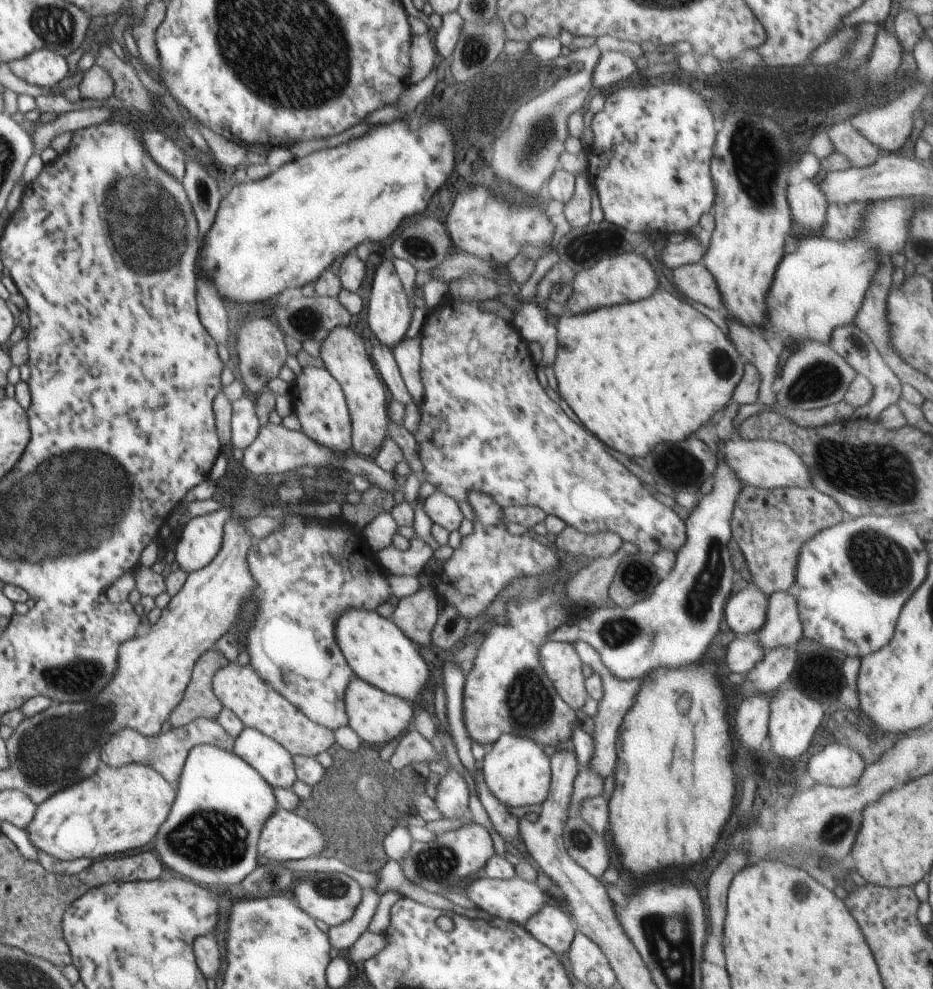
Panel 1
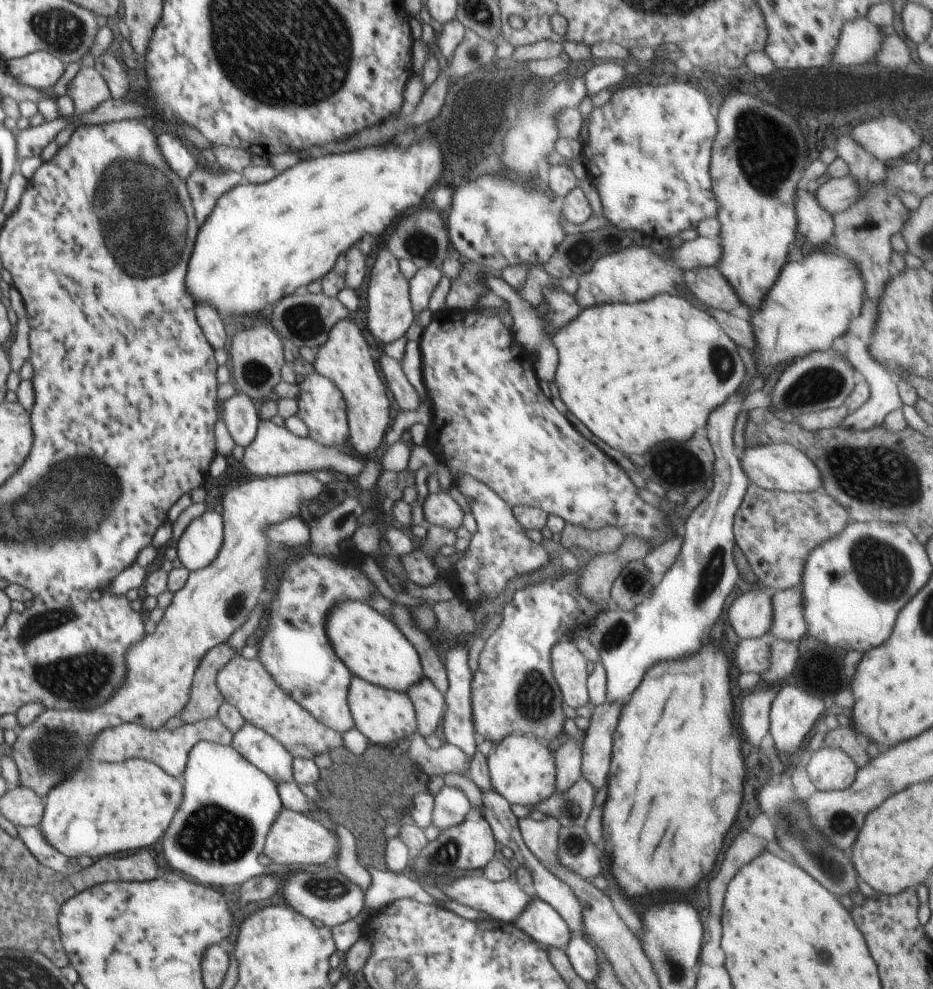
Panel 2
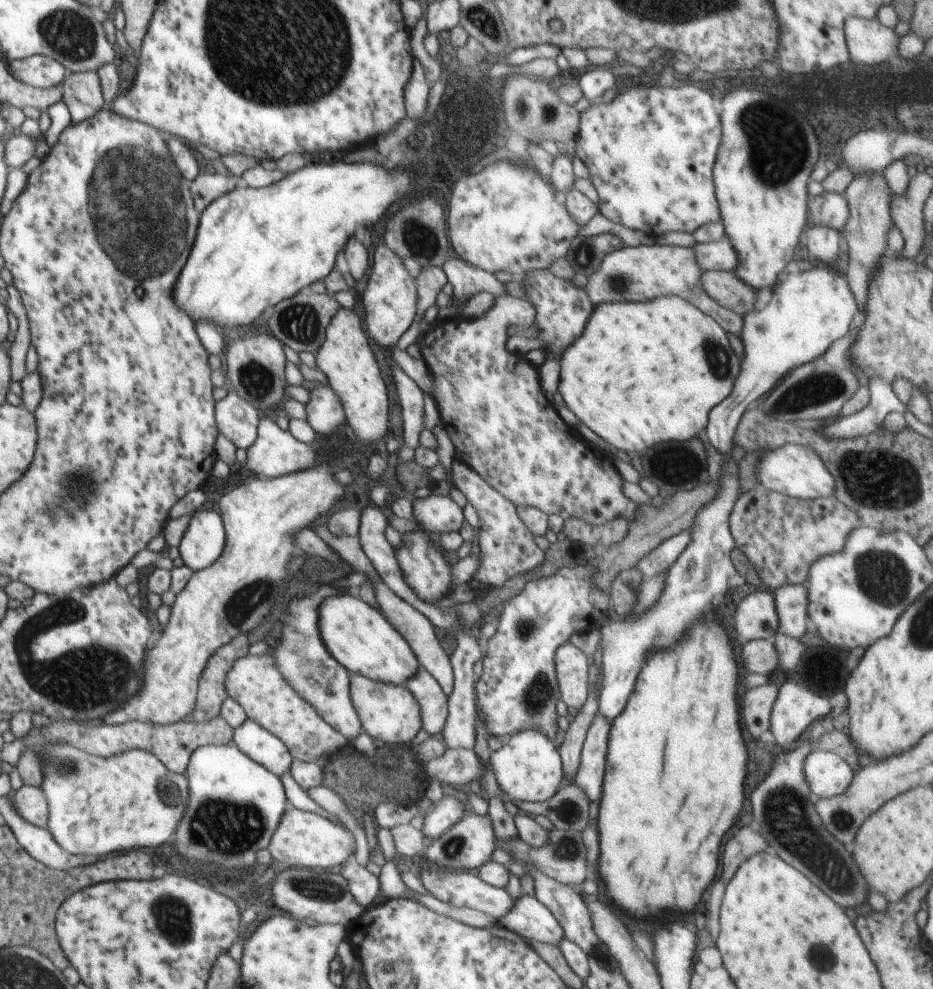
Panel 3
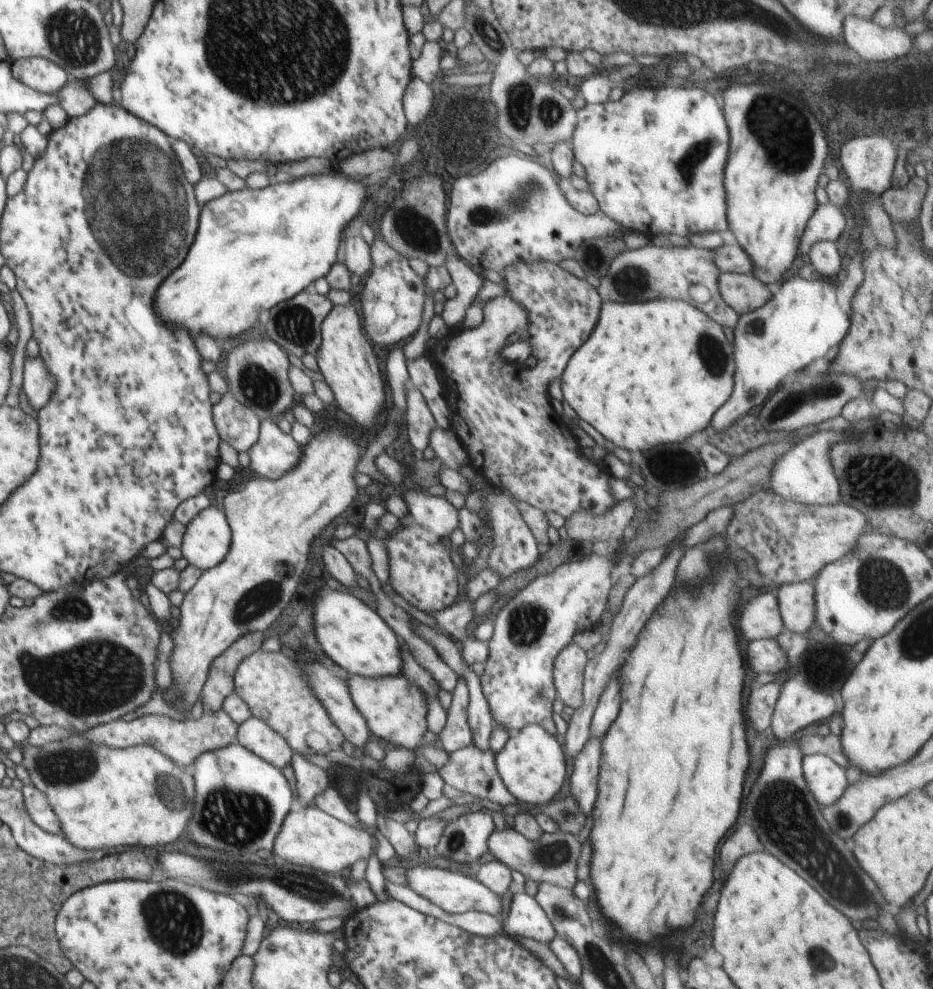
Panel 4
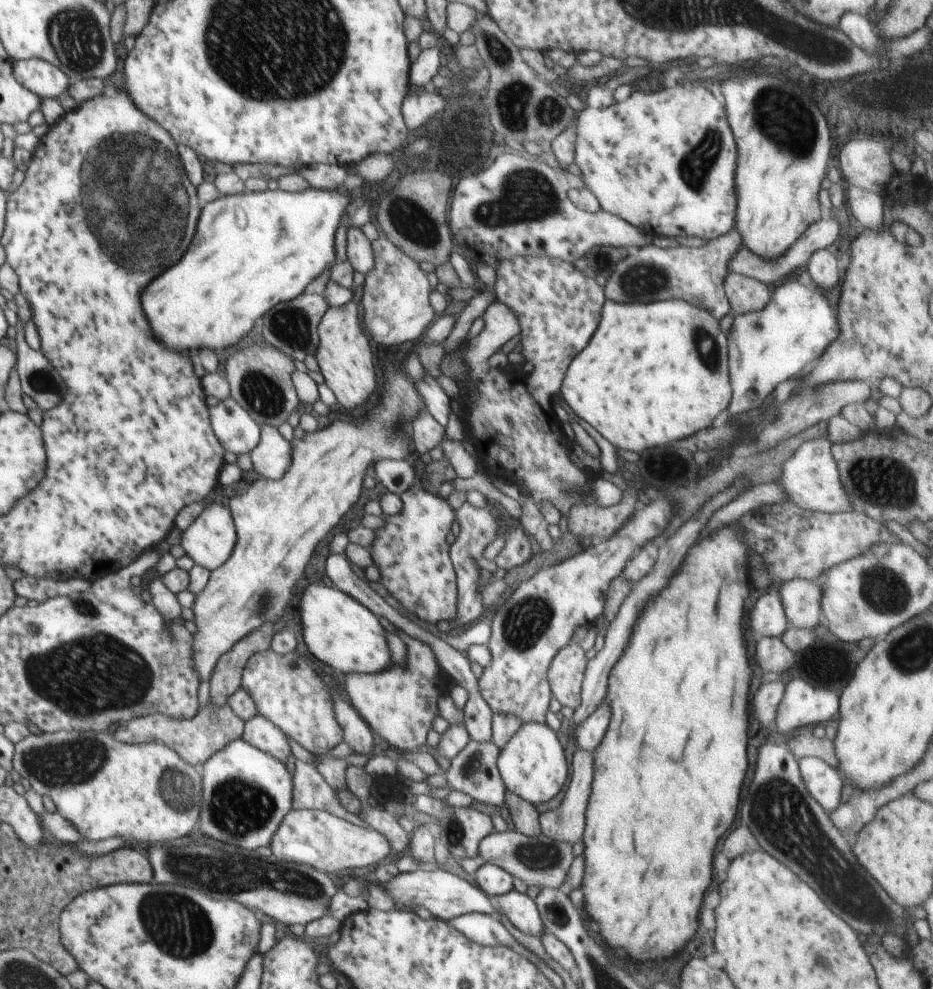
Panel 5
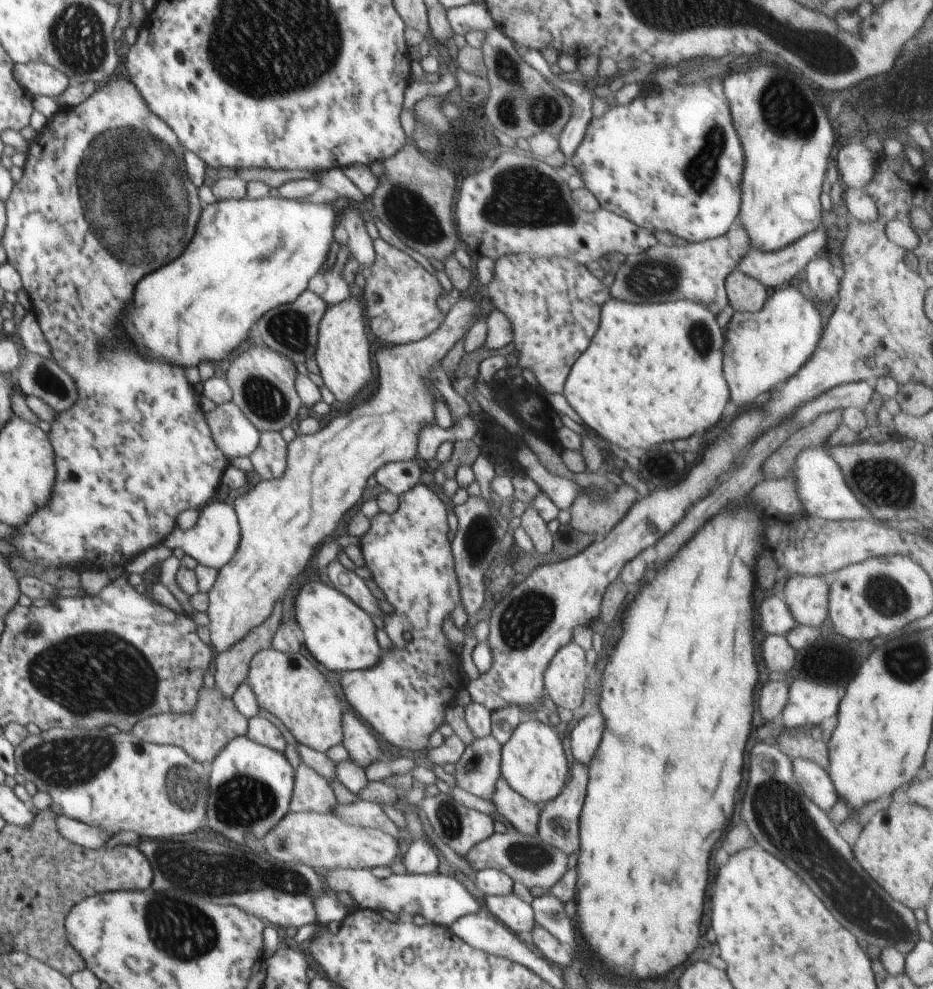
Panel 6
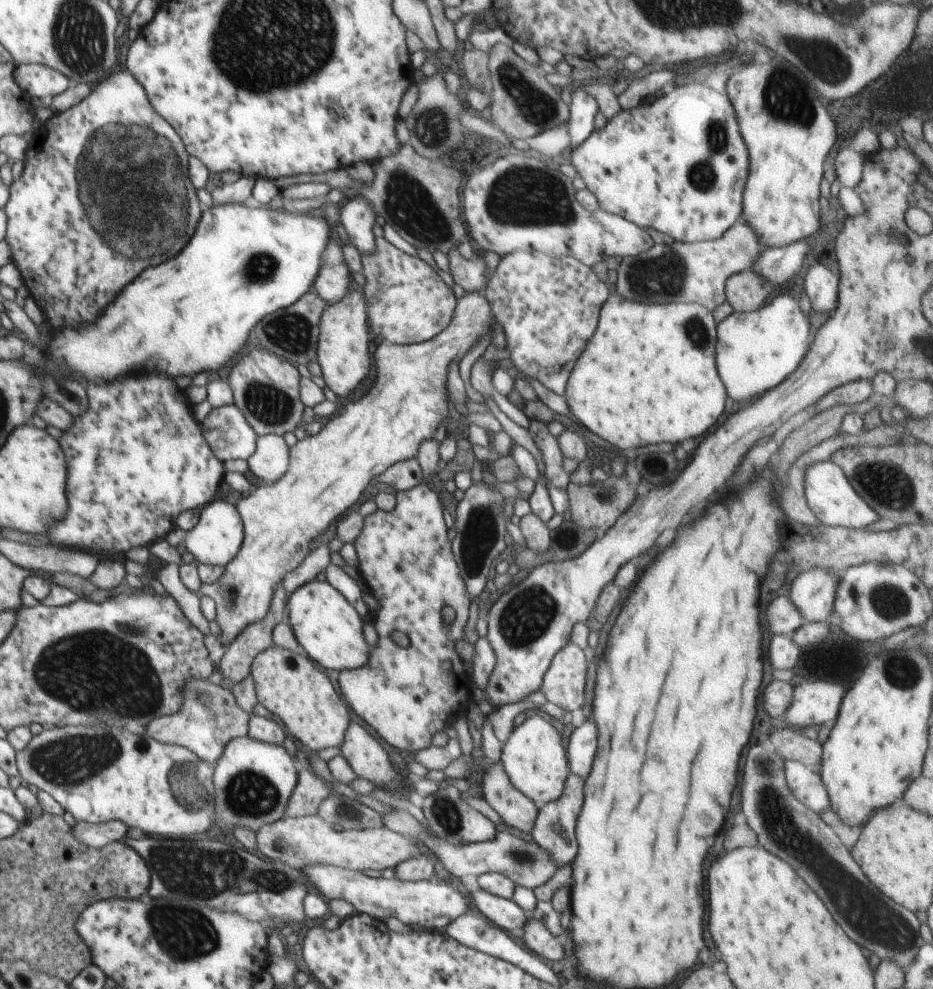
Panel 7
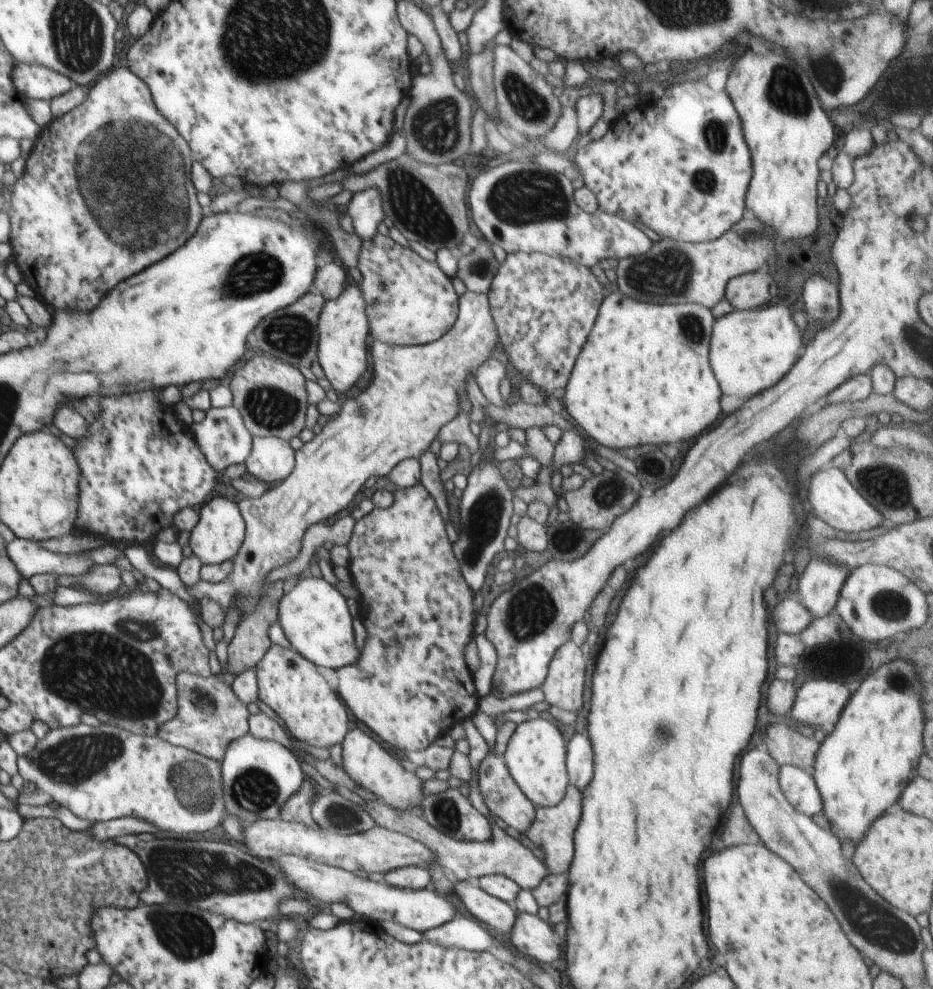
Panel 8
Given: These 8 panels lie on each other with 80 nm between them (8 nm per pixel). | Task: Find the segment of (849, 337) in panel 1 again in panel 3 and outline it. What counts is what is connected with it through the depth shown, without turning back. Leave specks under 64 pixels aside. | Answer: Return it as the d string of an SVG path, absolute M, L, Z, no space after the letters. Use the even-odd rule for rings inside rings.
M873 375L864 377L868 383L870 402L856 414L844 417L827 427L821 432L828 439L840 438L851 439L865 436L868 433L878 431L882 428L884 418L892 411L906 412L906 405L893 392L890 382ZM886 381L889 383L887 384Z

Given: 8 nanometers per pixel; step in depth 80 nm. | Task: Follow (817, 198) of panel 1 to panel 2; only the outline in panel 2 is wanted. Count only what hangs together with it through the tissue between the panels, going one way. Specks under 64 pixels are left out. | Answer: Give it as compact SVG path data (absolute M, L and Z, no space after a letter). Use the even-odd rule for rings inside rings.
M798 192L796 198L797 232L802 234L806 242L814 248L826 246L835 238L835 228L832 217L824 208L820 208L816 194Z

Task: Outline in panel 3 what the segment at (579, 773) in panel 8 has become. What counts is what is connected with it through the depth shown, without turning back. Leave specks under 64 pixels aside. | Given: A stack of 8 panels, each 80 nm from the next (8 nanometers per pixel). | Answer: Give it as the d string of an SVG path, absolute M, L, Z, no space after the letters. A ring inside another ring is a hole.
M728 459L723 465L720 480L719 494L697 512L690 528L690 544L669 568L660 600L636 619L626 619L625 616L613 618L620 622L606 619L598 630L601 632L599 646L602 647L603 654L603 679L598 696L598 712L609 721L613 721L624 710L640 667L647 661L647 656L655 653L654 648L668 648L680 642L688 626L692 626L704 614L712 612L714 604L722 602L726 588L736 574L730 561L730 552L734 550L735 540L729 529L729 516L742 492L735 461Z

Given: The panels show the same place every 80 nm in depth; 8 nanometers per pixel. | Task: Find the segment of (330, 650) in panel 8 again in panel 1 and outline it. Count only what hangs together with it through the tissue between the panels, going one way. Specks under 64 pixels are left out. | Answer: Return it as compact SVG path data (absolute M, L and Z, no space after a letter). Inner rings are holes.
M348 610L344 616L336 620L336 642L340 646L343 659L348 662L355 677L368 682L386 694L404 698L408 702L419 700L422 692L420 690L424 689L424 685L430 678L430 670L420 655L419 647L400 631L392 618L382 618L376 611Z

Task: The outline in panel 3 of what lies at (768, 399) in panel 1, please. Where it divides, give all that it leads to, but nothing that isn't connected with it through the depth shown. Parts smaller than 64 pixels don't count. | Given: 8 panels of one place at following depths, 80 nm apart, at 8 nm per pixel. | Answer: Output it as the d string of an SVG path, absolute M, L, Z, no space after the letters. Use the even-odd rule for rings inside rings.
M664 245L624 247L603 258L600 268L590 277L585 289L591 301L600 303L649 301L658 297L679 296L692 303L705 315L711 316L726 332L740 338L743 317L719 305L703 289L702 277L706 271L697 263L694 247Z

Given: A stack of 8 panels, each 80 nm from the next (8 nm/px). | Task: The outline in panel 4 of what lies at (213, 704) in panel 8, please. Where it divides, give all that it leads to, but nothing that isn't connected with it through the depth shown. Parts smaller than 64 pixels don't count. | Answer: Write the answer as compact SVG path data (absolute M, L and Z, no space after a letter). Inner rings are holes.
M222 708L211 713L204 713L200 718L187 717L184 721L177 721L162 714L146 714L132 720L129 717L118 719L103 725L96 725L89 731L69 731L59 726L36 727L30 731L27 743L42 746L47 742L59 741L72 733L86 735L92 742L125 749L136 745L150 745L161 753L168 755L178 766L192 768L195 760L208 751L218 750L228 746L236 740L239 724L235 723Z

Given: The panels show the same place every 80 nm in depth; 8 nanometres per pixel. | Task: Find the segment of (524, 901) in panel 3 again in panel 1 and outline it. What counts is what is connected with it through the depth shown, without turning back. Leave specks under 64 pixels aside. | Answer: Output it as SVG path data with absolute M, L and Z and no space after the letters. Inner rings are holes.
M556 902L544 906L538 914L528 918L523 928L536 938L537 942L552 950L557 957L569 952L577 933L570 914L566 913Z

